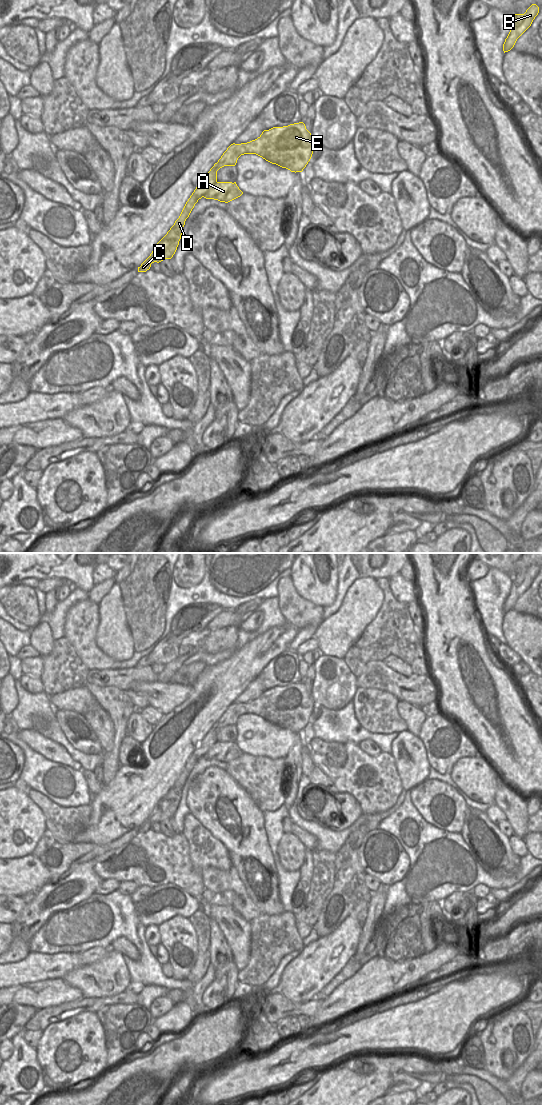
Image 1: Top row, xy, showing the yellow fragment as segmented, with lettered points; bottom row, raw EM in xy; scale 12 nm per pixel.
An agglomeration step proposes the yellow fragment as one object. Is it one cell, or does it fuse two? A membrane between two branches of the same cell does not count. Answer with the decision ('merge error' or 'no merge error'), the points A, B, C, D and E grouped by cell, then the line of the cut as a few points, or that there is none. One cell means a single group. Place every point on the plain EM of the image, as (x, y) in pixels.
merge error; A B / C D E; cut in xy along (216, 741), (203, 756)

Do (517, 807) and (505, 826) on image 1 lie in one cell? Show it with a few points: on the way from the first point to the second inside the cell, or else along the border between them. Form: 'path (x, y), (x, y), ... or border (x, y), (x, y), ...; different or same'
border (506, 819), (514, 833); different

